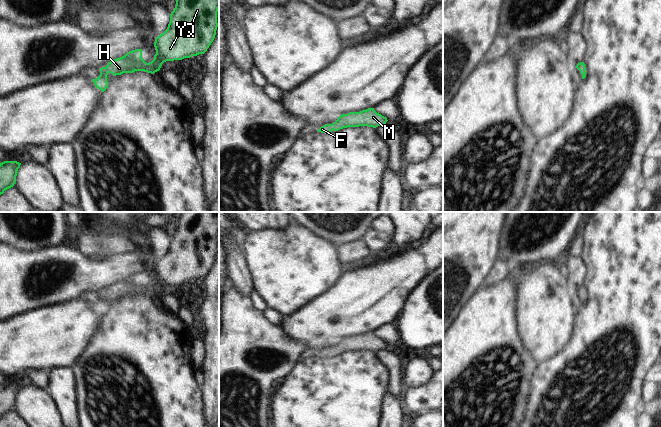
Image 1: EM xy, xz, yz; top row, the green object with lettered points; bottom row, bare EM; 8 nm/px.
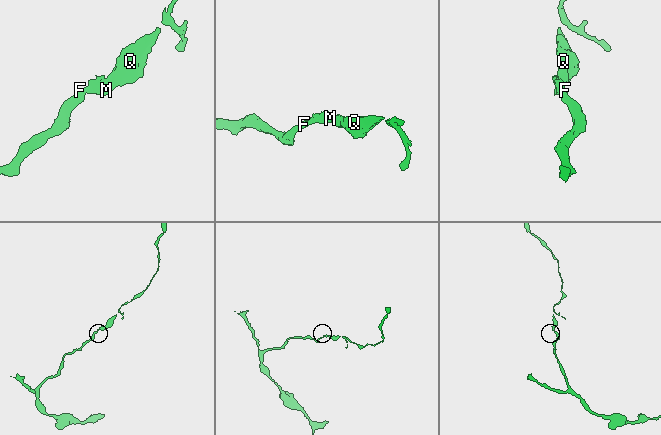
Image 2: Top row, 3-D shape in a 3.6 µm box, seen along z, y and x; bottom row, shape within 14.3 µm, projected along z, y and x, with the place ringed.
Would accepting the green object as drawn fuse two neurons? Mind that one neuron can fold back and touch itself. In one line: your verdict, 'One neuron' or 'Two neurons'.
One neuron

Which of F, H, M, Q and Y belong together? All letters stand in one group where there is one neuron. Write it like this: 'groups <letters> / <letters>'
groups F H M Q Y

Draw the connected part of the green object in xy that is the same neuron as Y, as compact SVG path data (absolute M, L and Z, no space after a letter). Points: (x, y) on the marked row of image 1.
M176 0L167 29L155 37L156 54L151 62L142 59L142 49L129 51L99 68L100 75L92 82L104 92L109 73L113 76L135 71L154 74L166 61L204 54L216 35L218 9L219 0Z

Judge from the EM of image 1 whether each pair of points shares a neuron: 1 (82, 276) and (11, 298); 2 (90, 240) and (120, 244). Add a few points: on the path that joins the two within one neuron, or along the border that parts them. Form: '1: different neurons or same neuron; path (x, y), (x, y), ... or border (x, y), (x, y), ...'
1: same neuron; path (64, 285), (50, 296), (40, 300), (29, 300)
2: same neuron; path (97, 244), (113, 244)

